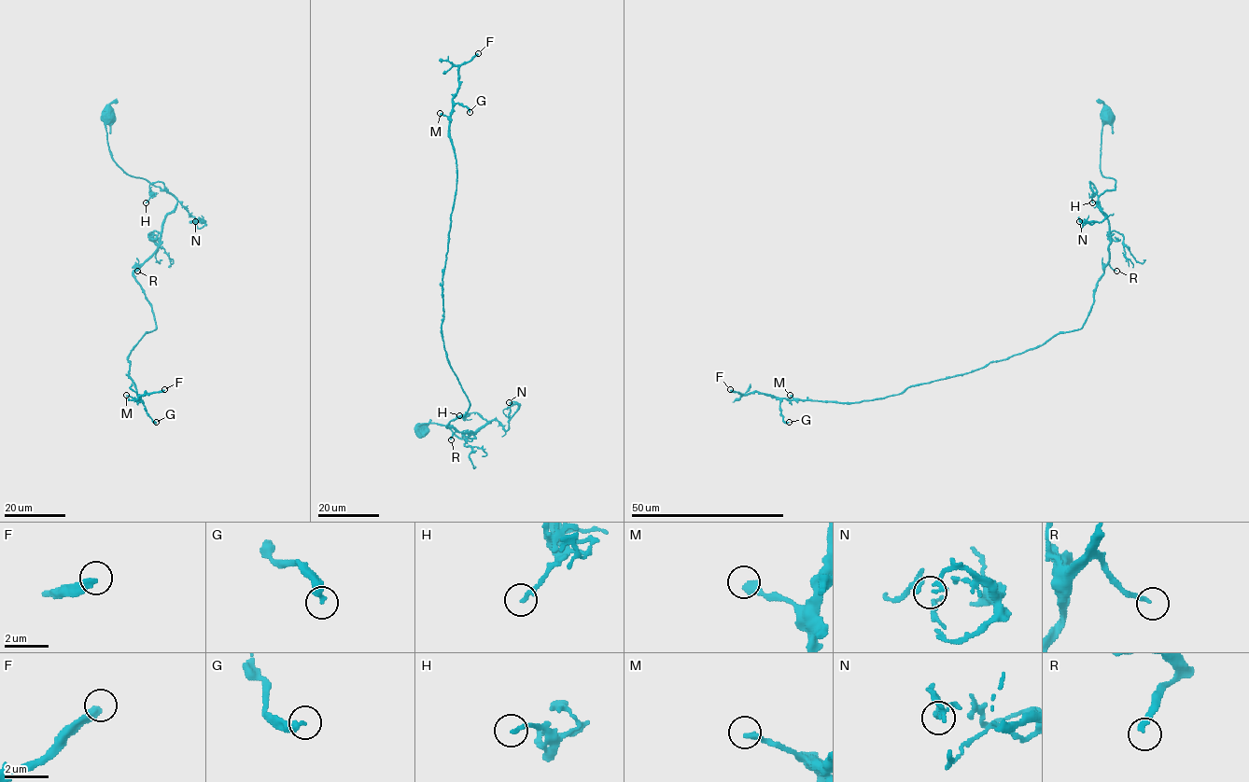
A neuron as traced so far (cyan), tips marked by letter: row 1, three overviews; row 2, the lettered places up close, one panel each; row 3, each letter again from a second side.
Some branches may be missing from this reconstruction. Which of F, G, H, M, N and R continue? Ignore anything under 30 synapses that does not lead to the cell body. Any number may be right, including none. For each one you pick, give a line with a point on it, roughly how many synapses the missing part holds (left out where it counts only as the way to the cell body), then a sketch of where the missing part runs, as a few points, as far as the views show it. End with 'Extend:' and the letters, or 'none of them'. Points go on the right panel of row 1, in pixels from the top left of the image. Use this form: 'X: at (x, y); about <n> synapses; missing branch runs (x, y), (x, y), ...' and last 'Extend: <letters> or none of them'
F: at (730, 389); about 450 synapses; missing branch runs (730, 389), (689, 372), (666, 376), (654, 352), (672, 339), (640, 341)
R: at (1116, 271); about 30 synapses; missing branch runs (1116, 271), (1122, 279), (1128, 276), (1126, 269), (1118, 270)
Extend: F, R

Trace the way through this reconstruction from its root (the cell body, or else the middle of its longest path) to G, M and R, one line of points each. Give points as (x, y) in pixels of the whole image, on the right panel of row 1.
G: (1109, 116), (1100, 172), (1115, 188), (1099, 197), (1109, 264), (1080, 328), (882, 398), (783, 398), (789, 422)
M: (1109, 116), (1100, 172), (1115, 188), (1099, 197), (1109, 264), (1080, 328), (882, 398), (790, 395)
R: (1109, 116), (1101, 134), (1100, 172), (1115, 188), (1099, 197), (1099, 208), (1108, 219), (1109, 264), (1116, 271)

